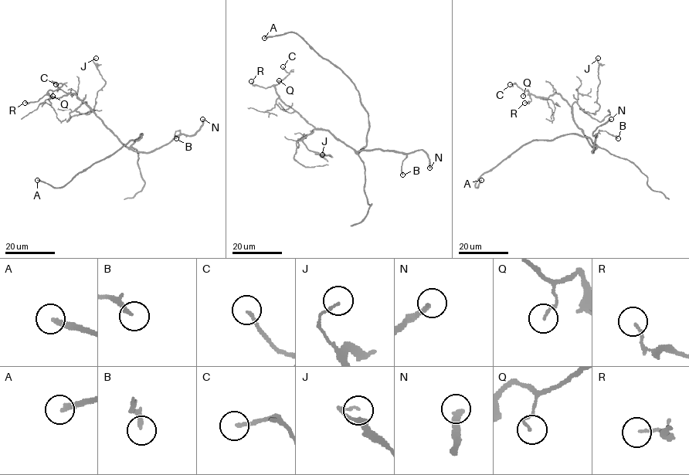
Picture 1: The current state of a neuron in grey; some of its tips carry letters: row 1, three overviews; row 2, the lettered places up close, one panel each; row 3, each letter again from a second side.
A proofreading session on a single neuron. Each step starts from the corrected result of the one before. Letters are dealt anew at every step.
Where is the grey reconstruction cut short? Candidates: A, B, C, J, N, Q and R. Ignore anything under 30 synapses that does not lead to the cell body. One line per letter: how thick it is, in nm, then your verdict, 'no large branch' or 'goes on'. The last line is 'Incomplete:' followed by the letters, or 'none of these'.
A: 260 nm thick; goes on
B: 200 nm thick; no large branch
C: 160 nm thick; no large branch
J: 110 nm thick; no large branch
N: 280 nm thick; goes on
Q: 110 nm thick; no large branch
R: 130 nm thick; no large branch
Incomplete: A, N

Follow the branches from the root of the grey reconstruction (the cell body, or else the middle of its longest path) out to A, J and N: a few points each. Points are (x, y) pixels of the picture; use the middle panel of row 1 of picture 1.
A: (366, 144), (369, 127), (368, 113), (354, 83), (340, 69), (320, 57), (296, 33), (264, 38)
J: (366, 144), (358, 153), (330, 132), (314, 129), (303, 141), (320, 157), (325, 154), (332, 157), (322, 154)
N: (366, 144), (358, 153), (381, 149), (408, 154), (422, 150), (428, 157), (429, 167)

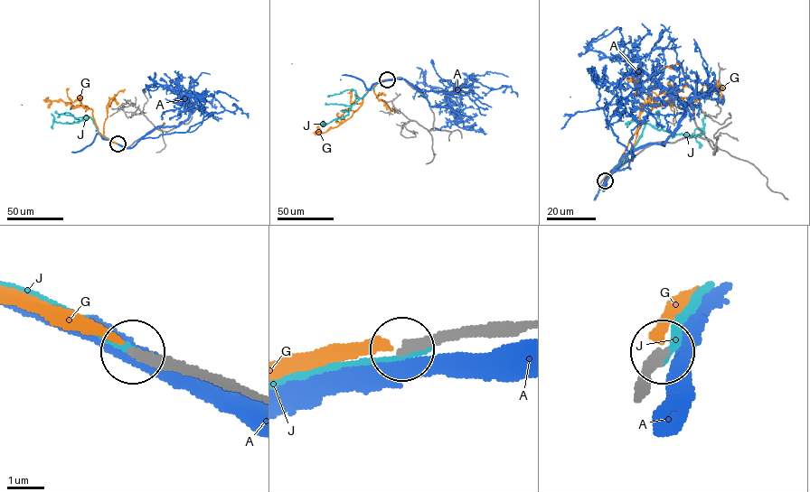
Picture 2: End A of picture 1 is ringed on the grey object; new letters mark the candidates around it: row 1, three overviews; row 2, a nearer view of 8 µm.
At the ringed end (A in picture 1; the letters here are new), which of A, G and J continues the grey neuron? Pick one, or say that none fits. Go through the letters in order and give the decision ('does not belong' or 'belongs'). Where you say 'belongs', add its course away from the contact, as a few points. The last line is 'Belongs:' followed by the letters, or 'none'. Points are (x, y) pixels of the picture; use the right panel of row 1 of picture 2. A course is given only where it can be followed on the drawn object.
A: does not belong
G: does not belong
J: does not belong
Belongs: none

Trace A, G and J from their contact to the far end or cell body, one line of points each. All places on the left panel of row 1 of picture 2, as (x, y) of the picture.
A: (117, 143), (132, 147), (156, 126), (179, 126), (188, 118), (180, 88), (154, 87), (155, 73)
G: (117, 143), (98, 133), (92, 109), (74, 106), (60, 100), (50, 102), (48, 99)
J: (117, 143), (99, 134), (90, 117), (72, 123), (53, 119), (52, 128)

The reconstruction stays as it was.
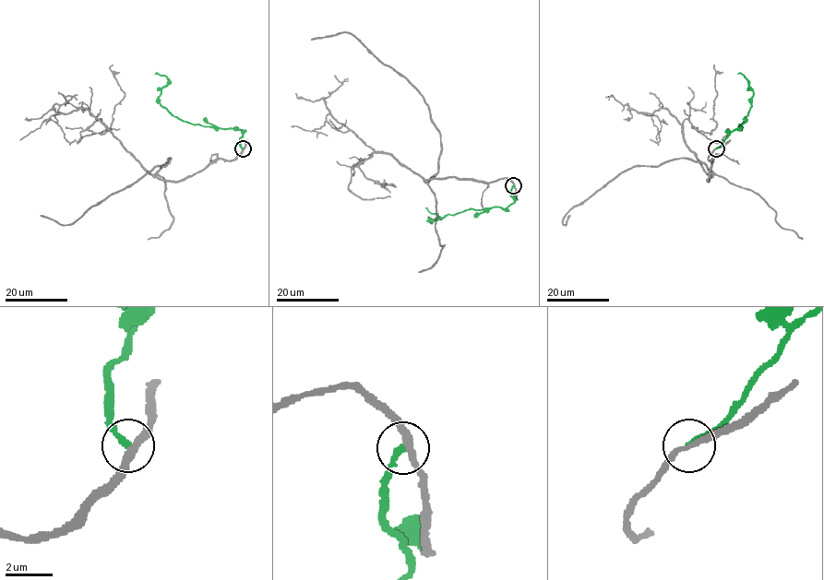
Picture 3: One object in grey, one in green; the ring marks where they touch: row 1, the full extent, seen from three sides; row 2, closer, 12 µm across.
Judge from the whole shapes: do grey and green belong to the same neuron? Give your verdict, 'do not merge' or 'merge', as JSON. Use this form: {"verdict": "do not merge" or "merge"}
{"verdict": "do not merge"}

